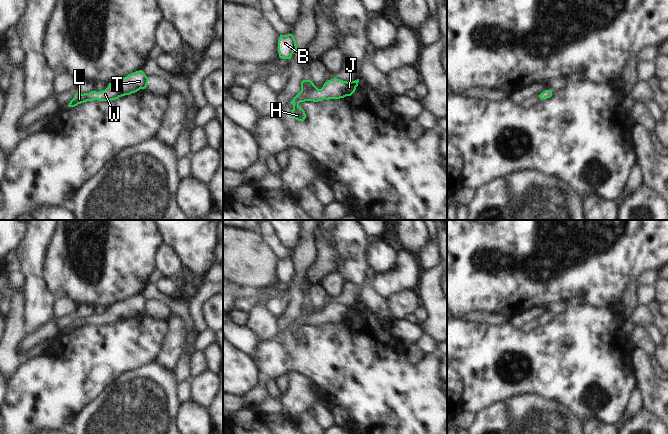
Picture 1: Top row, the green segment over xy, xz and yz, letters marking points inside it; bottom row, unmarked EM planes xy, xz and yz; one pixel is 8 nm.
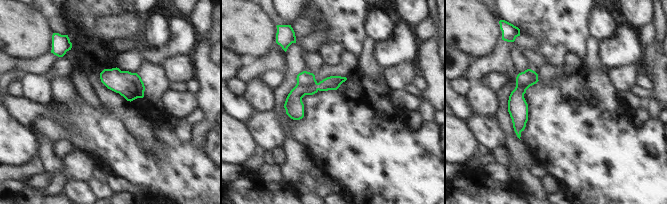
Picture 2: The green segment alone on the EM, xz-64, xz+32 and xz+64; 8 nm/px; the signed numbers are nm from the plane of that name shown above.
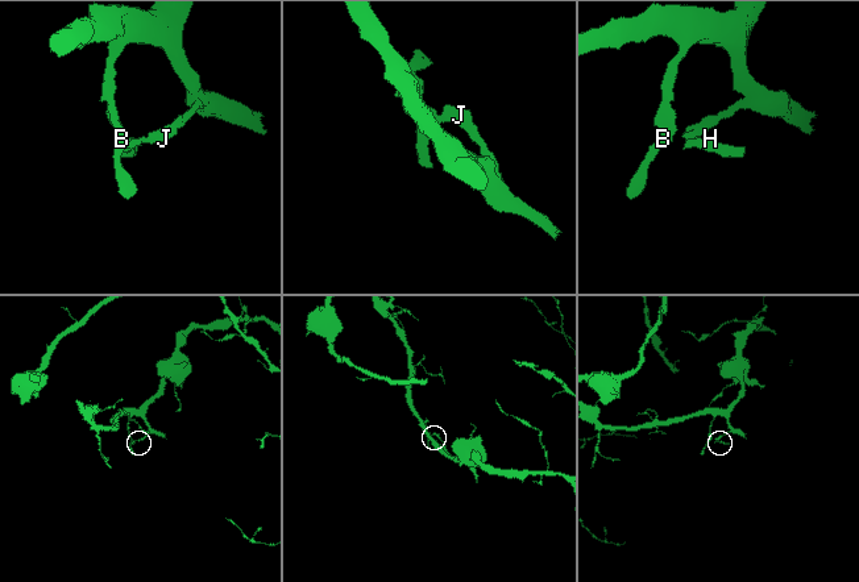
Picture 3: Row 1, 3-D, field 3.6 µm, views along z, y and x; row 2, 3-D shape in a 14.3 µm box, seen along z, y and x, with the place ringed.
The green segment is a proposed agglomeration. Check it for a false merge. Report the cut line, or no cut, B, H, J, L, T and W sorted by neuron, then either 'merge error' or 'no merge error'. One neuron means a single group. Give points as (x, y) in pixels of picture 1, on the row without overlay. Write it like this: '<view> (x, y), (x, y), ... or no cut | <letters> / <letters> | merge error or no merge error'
no cut | B H J L T W | no merge error

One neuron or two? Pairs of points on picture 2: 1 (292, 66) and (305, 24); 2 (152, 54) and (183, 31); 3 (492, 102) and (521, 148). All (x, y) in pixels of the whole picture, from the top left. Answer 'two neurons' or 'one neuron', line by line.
1: one neuron
2: one neuron
3: two neurons

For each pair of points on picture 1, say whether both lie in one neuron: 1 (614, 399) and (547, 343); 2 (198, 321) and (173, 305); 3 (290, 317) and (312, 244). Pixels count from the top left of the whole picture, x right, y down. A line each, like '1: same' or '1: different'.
1: same
2: different
3: same

